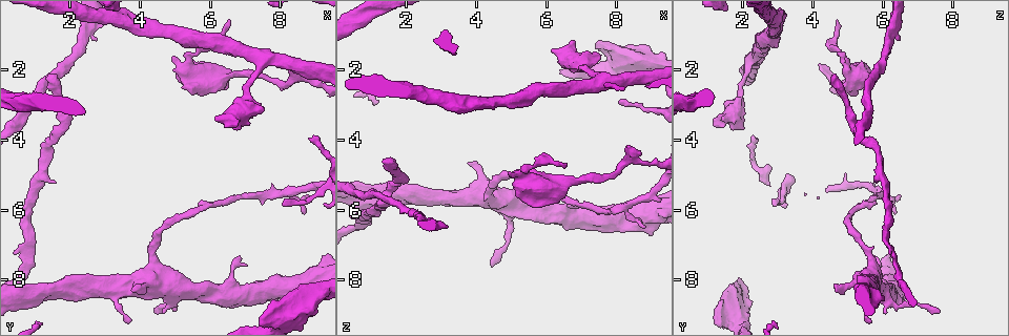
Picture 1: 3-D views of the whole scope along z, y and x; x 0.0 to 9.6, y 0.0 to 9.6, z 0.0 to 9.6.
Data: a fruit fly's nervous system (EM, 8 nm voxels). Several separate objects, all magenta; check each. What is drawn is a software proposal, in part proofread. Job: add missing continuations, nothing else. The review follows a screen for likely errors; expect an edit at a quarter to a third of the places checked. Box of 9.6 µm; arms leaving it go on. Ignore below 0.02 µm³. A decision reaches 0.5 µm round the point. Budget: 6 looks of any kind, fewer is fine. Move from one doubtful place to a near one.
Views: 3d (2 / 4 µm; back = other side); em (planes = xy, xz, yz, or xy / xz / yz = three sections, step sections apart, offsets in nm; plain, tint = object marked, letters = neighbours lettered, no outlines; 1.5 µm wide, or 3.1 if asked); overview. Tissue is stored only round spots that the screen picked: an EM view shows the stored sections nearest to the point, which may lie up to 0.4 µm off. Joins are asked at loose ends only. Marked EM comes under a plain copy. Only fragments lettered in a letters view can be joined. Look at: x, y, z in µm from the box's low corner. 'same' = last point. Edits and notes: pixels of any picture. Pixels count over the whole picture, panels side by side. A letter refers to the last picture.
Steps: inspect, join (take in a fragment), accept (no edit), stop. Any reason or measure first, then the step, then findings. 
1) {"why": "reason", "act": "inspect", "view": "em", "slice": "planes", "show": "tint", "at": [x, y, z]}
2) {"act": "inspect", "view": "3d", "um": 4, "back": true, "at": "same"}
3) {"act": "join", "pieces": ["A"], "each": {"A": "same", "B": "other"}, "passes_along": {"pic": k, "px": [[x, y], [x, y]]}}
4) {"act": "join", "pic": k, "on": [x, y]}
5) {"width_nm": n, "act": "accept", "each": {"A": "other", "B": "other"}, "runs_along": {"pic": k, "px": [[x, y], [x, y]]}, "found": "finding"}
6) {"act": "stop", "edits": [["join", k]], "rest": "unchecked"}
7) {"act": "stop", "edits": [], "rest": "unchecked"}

{"act": "inspect", "view": "3d", "um": 2, "at": [8.70, 6.15, 6.35]}

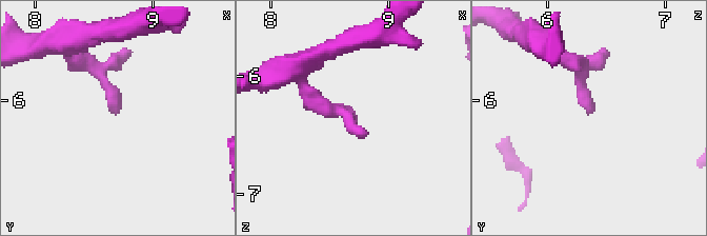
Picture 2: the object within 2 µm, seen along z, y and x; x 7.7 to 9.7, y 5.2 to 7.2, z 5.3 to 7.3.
{"act": "inspect", "view": "em", "slice": "planes", "show": "letters", "at": [8.66, 6.14, 6.36]}

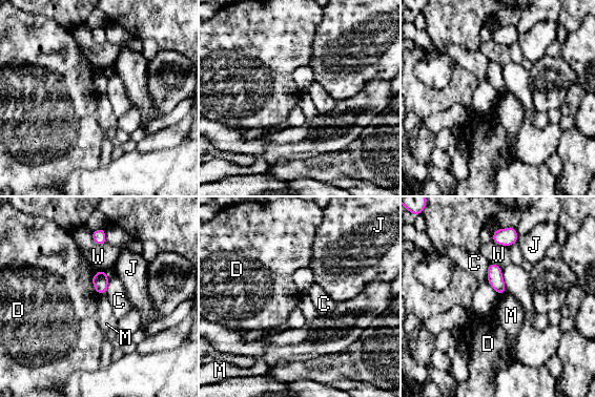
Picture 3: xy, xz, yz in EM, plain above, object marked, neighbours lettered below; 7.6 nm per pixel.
{"width_nm": 120, "act": "accept", "each": {"C": "other", "D": "other", "J": "other", "M": "other", "W": "other"}, "border": {"pic": 3, "px": [[105, 292], [99, 295]]}, "found": "no lettered fragment goes on from it"}

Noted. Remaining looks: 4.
{"why": "an open end", "act": "inspect", "view": "em", "slice": "xy", "step": 8, "show": "tint", "at": [6.55, 0.55, 4.70]}

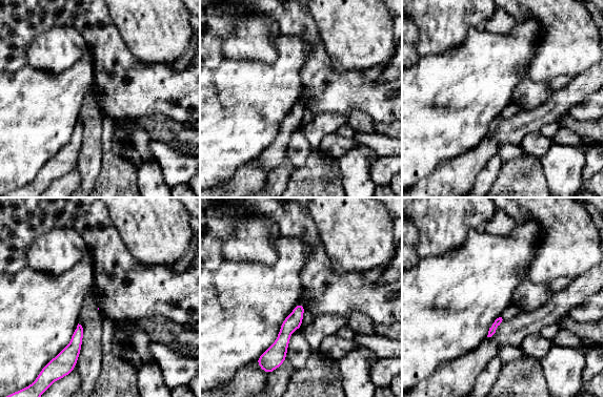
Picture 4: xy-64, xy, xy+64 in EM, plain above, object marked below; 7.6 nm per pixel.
{"why": "cut it another way", "act": "inspect", "view": "em", "slice": "planes", "show": "letters", "at": "same"}

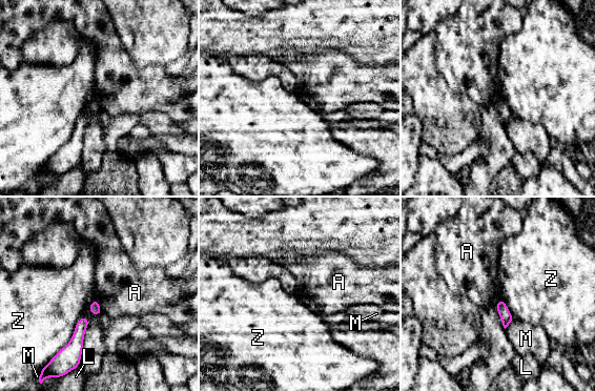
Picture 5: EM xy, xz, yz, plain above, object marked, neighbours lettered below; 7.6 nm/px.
{"act": "accept", "each": {"A": "other", "L": "other", "M": "other", "Z": "other"}, "border": {"pic": 5, "px": [[82, 316], [70, 340], [53, 356]]}, "found": "no lettered fragment goes on from it"}

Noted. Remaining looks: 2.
{"why": "an open end", "act": "inspect", "view": "em", "slice": "planes", "show": "tint", "at": [3.75, 8.30, 4.60]}

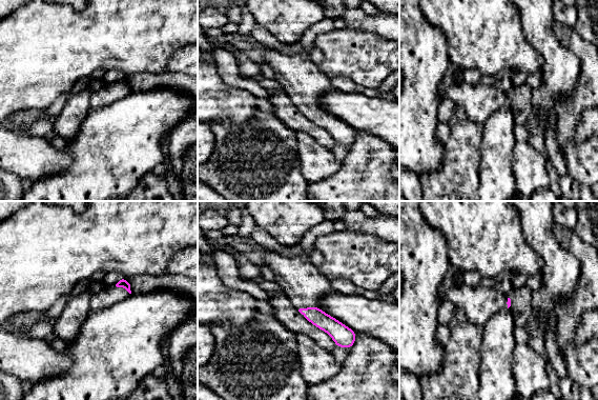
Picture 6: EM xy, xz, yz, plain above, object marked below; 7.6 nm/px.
{"act": "inspect", "view": "em", "slice": "planes", "show": "letters", "at": "same"}

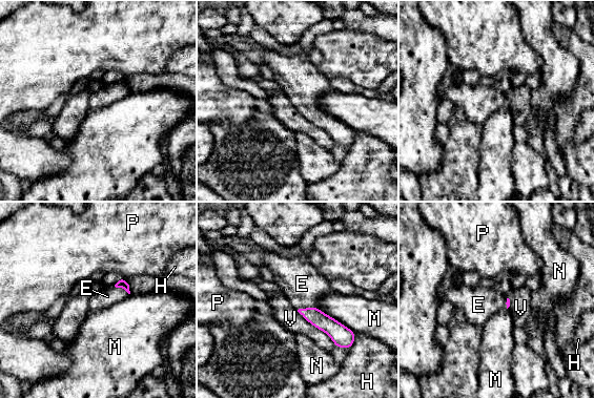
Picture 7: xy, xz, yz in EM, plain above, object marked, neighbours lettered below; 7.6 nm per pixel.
{"act": "join", "pic": 7, "on": [302, 284], "each": {"E": "same", "H": "other", "M": "other", "N": "other", "P": "other", "V": "other"}, "passes_along": {"pic": 7, "px": [[313, 315], [306, 308], [302, 284]]}, "found": "it goes on there"}

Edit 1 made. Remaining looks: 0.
{"act": "stop", "edits": [["join", 7]], "rest": "unchecked"}

